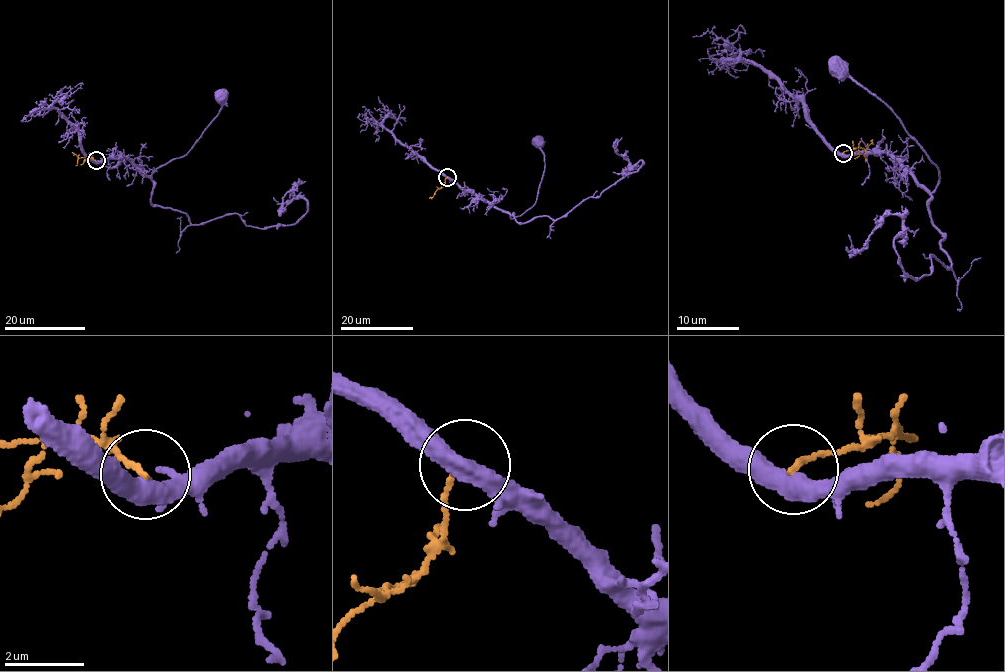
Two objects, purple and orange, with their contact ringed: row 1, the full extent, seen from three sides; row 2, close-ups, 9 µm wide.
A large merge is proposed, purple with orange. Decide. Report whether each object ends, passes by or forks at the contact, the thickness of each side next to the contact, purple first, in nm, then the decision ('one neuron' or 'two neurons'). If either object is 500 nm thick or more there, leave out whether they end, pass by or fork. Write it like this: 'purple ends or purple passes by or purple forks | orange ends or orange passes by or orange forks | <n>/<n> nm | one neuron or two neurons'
purple passes by | orange ends | 460/120 nm | two neurons

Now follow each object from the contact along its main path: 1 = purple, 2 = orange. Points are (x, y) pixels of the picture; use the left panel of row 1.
1: (95, 161), (126, 157), (154, 205), (191, 223), (284, 226), (307, 211), (296, 184), (280, 208), (293, 200)
2: (95, 161), (88, 156), (78, 159), (72, 152)

